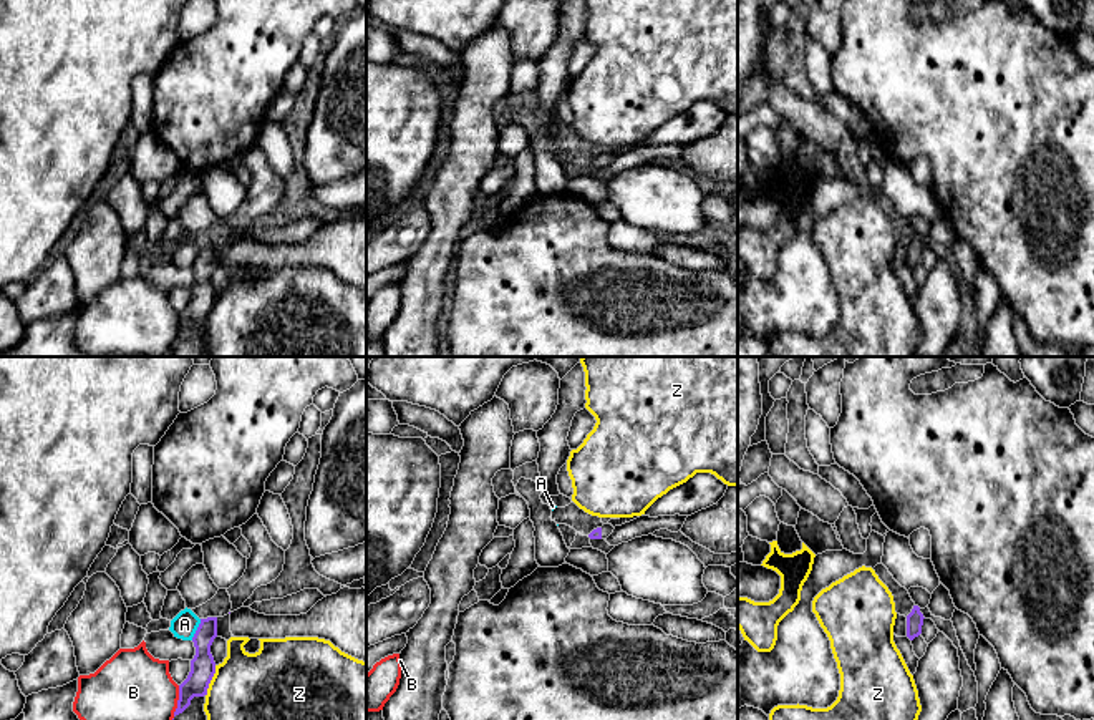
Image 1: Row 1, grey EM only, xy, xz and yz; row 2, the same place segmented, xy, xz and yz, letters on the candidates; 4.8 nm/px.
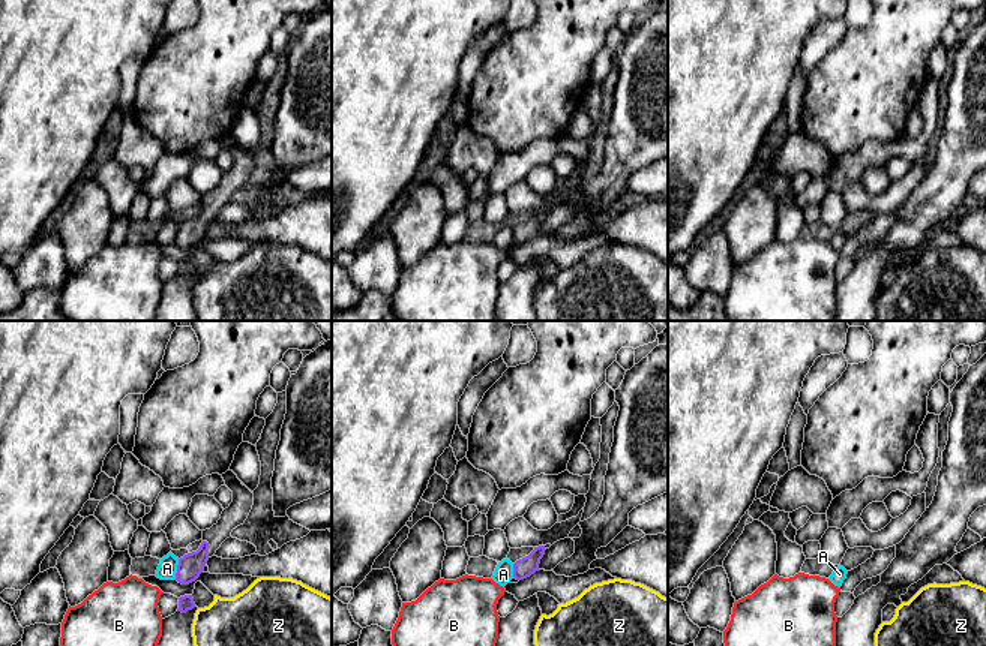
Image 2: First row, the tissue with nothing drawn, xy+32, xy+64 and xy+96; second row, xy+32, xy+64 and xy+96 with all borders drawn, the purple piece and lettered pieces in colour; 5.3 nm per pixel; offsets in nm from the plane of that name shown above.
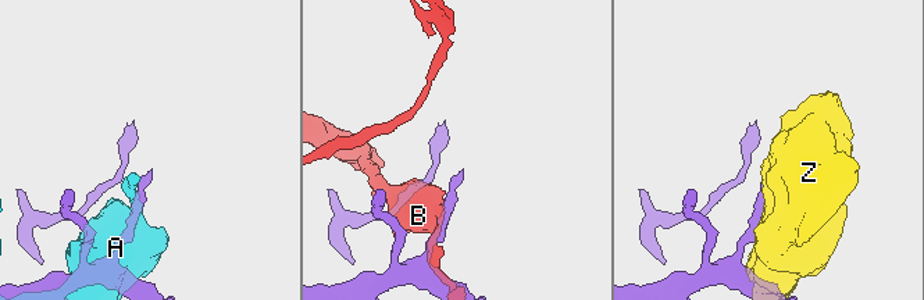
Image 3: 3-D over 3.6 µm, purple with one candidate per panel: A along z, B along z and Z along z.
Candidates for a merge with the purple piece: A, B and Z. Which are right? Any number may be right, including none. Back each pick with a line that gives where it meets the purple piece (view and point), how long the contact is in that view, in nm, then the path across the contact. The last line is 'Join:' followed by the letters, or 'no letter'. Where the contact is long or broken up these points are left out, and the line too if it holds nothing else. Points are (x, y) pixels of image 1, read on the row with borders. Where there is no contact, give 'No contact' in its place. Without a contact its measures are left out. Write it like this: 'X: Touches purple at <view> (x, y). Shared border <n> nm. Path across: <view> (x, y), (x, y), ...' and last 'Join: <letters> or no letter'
Join: no letter

